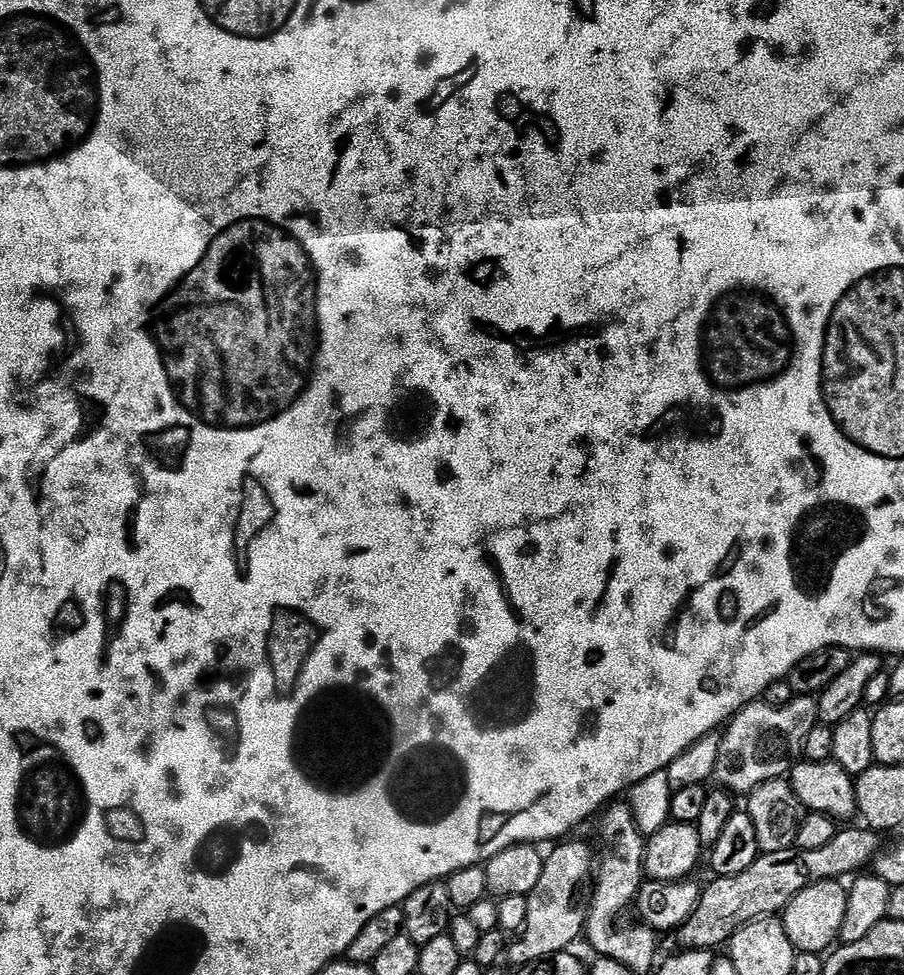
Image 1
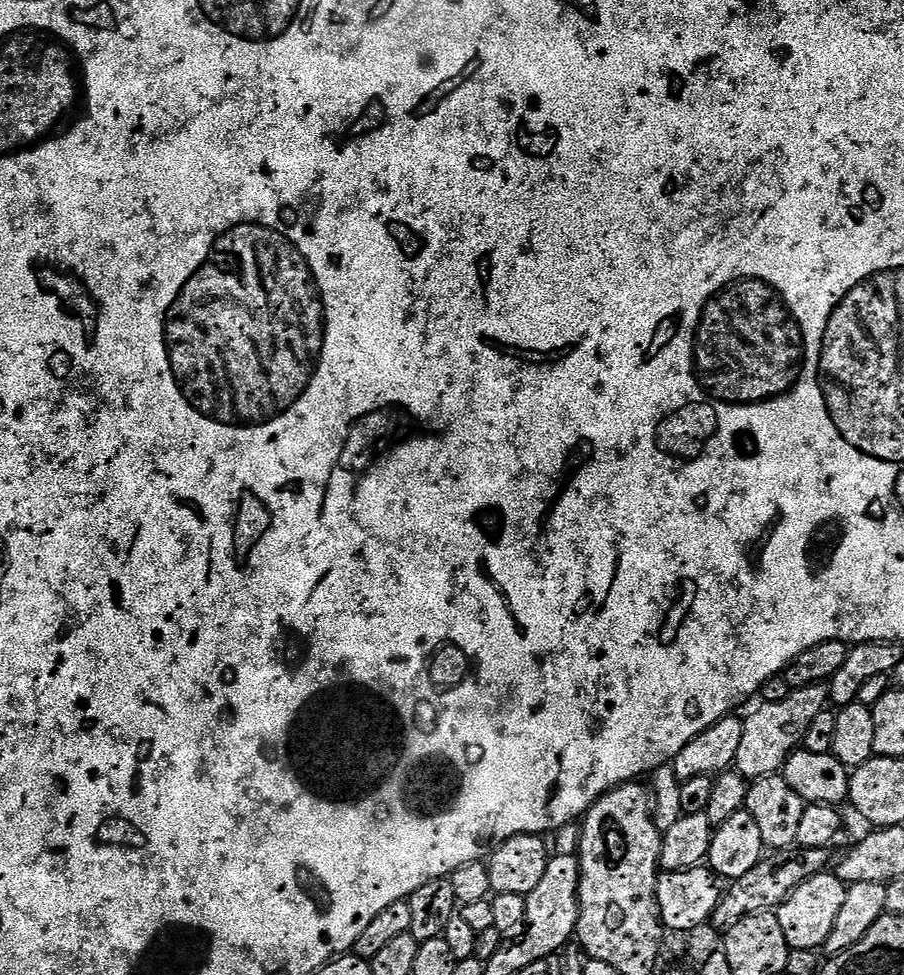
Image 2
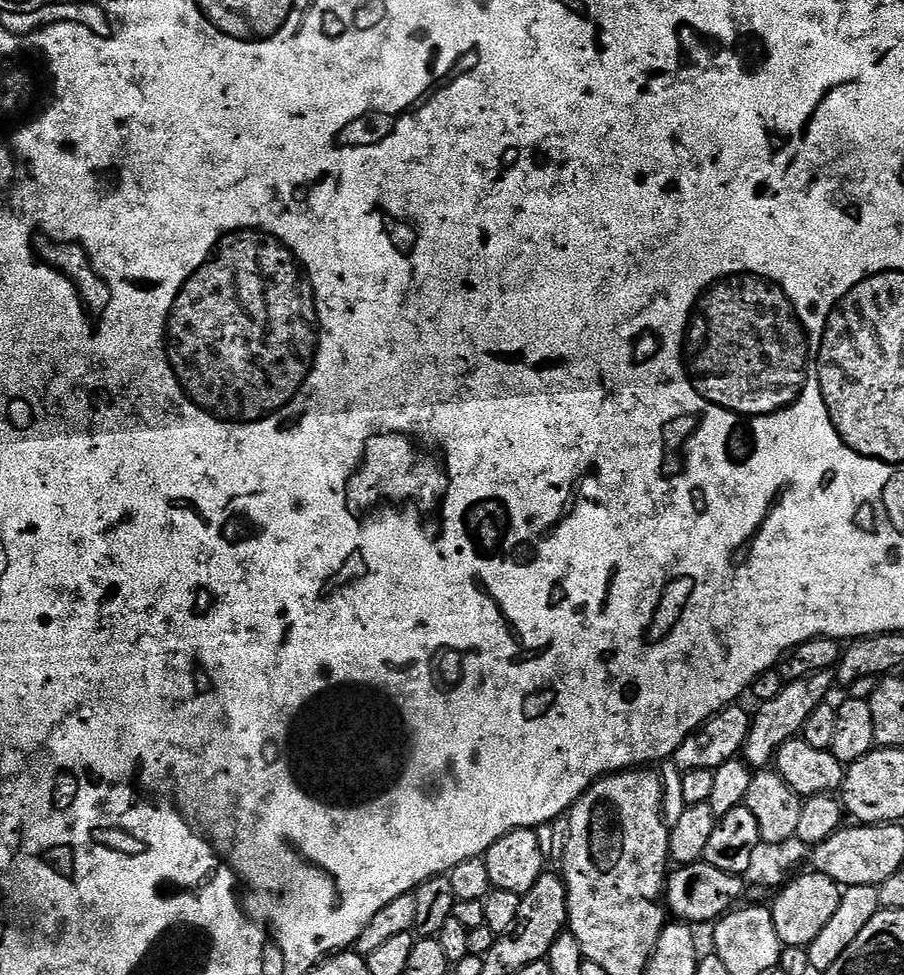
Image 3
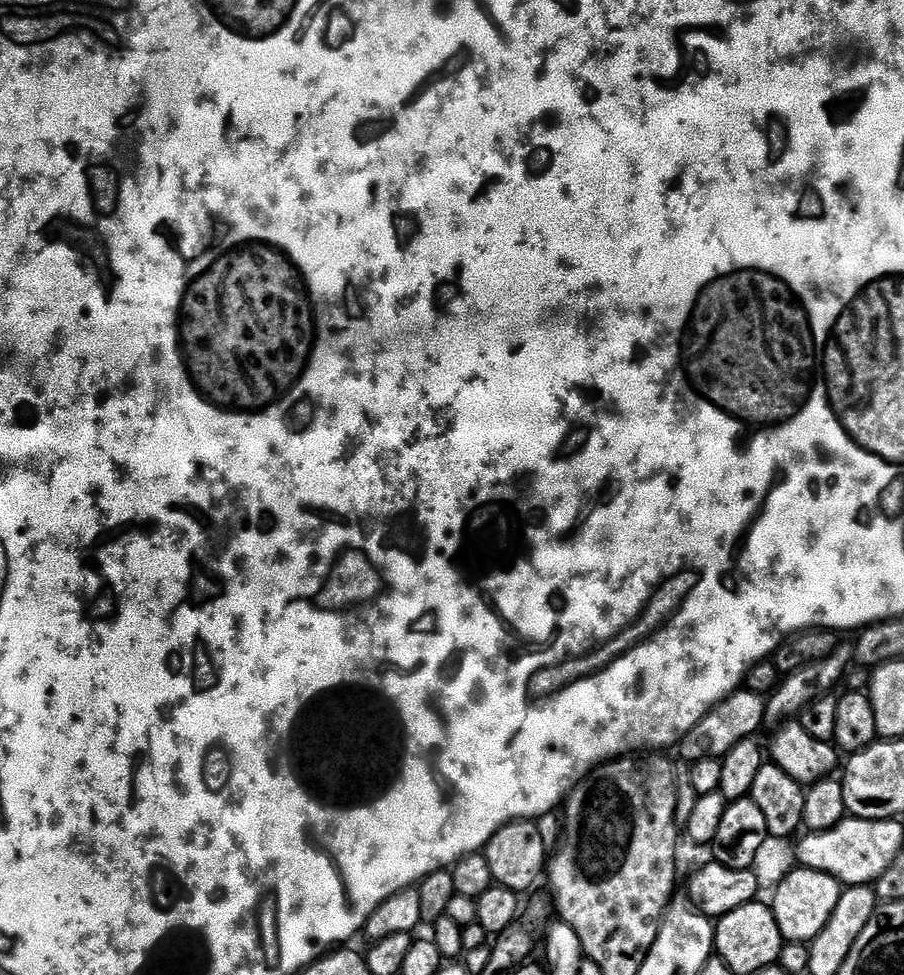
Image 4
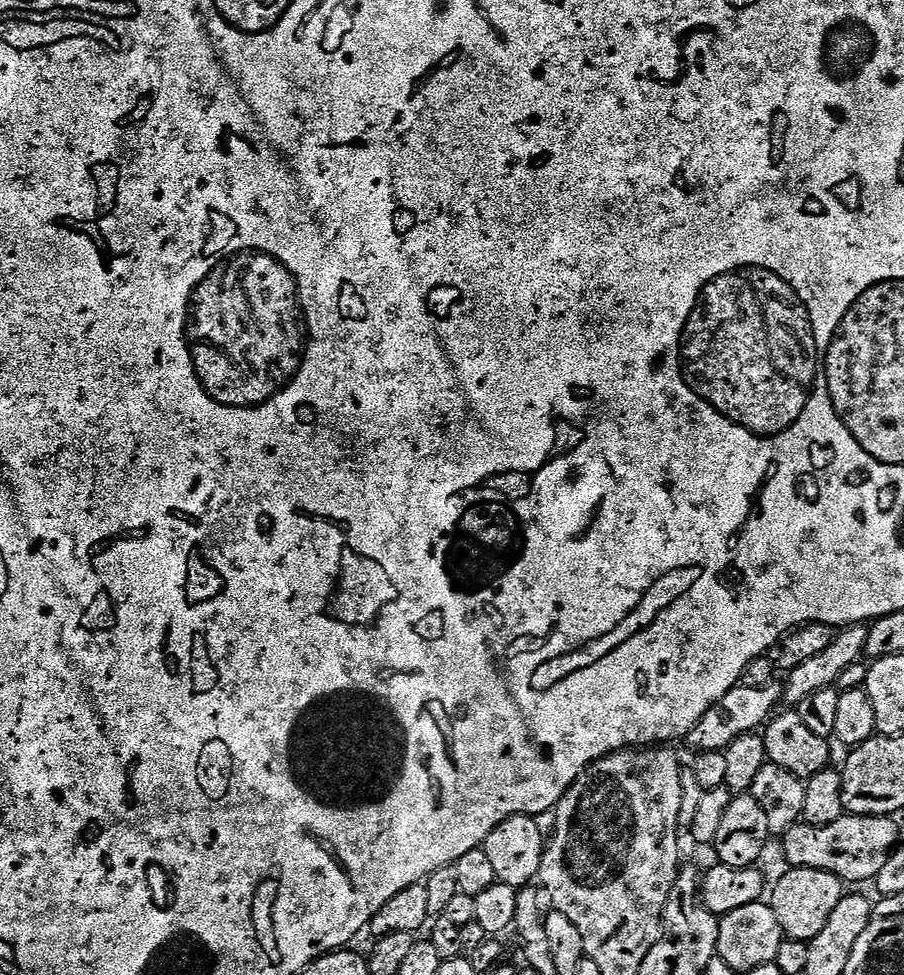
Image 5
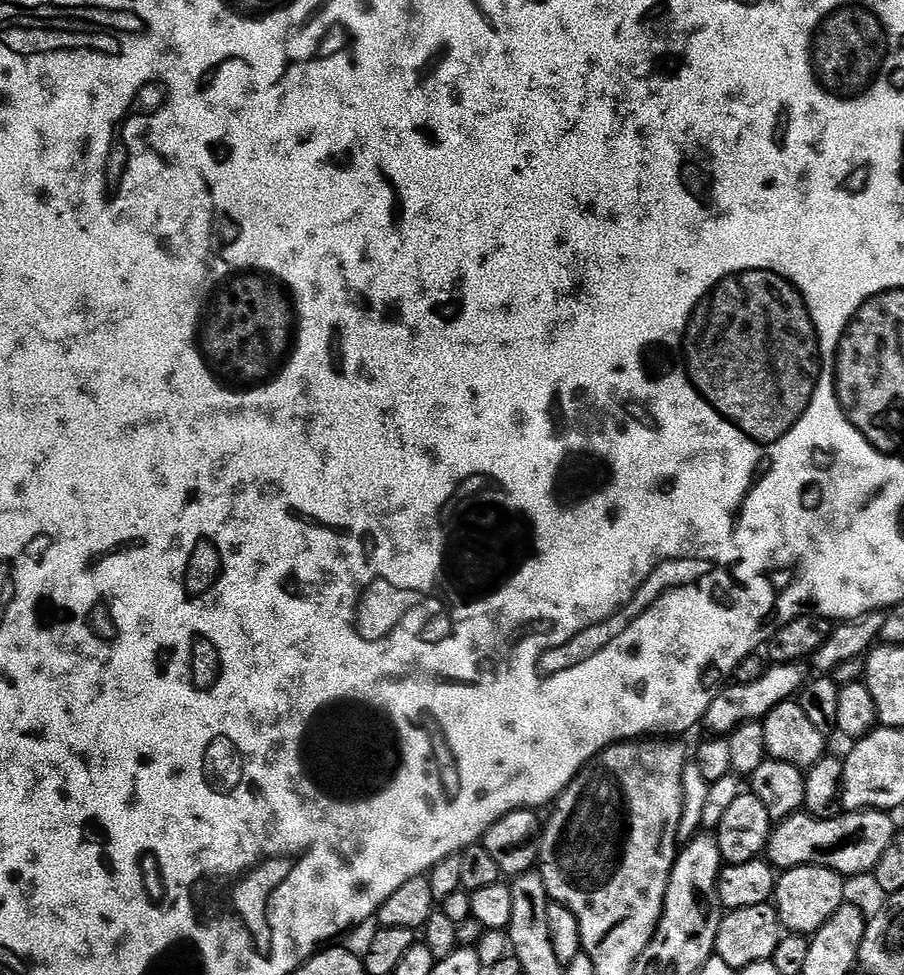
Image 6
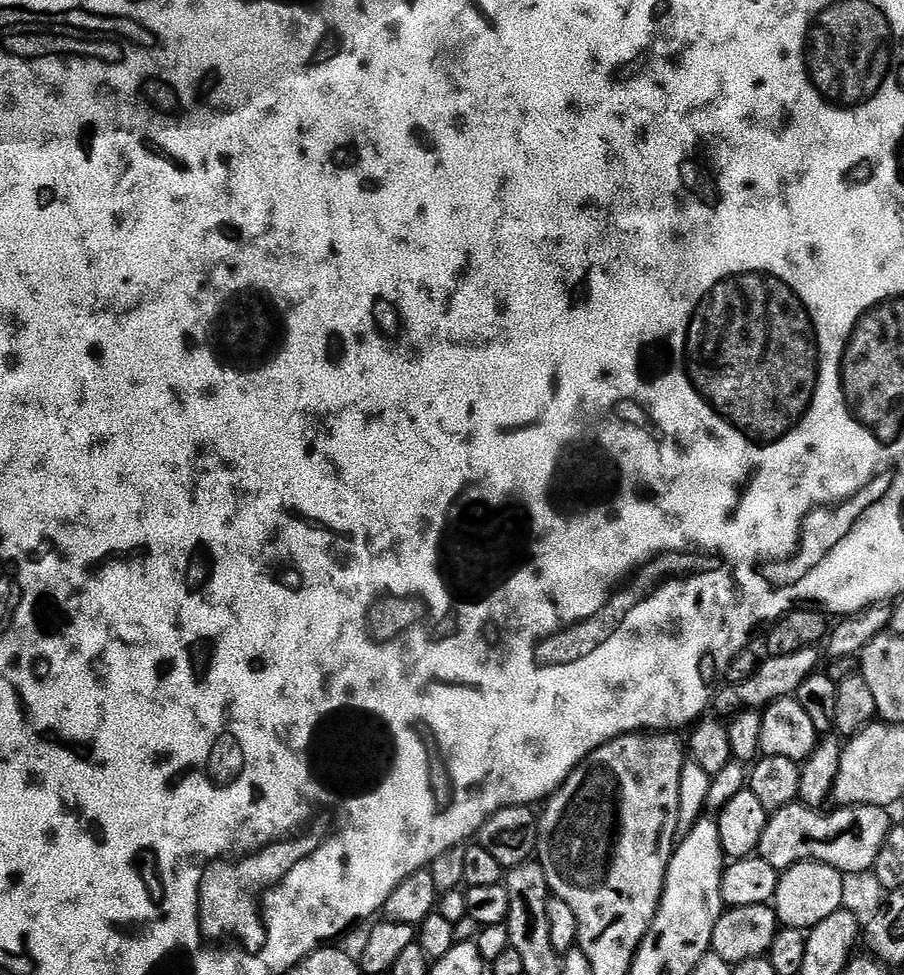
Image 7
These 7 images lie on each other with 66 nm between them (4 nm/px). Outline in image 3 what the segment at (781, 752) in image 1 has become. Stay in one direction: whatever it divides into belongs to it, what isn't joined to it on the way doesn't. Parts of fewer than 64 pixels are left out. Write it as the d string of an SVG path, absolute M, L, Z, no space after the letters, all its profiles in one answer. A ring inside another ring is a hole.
M831 671L819 672L813 676L807 676L801 680L794 680L785 683L782 694L778 694L778 698L774 698L770 702L760 704L758 710L760 713L755 713L752 716L752 729L748 731L748 737L744 743L742 753L743 759L747 760L749 765L756 770L764 770L769 767L776 759L776 752L786 743L787 740L797 739L801 735L806 718L810 718L810 710L818 710L818 706L825 703L829 699L828 696L832 692L832 684L834 685L834 676Z

